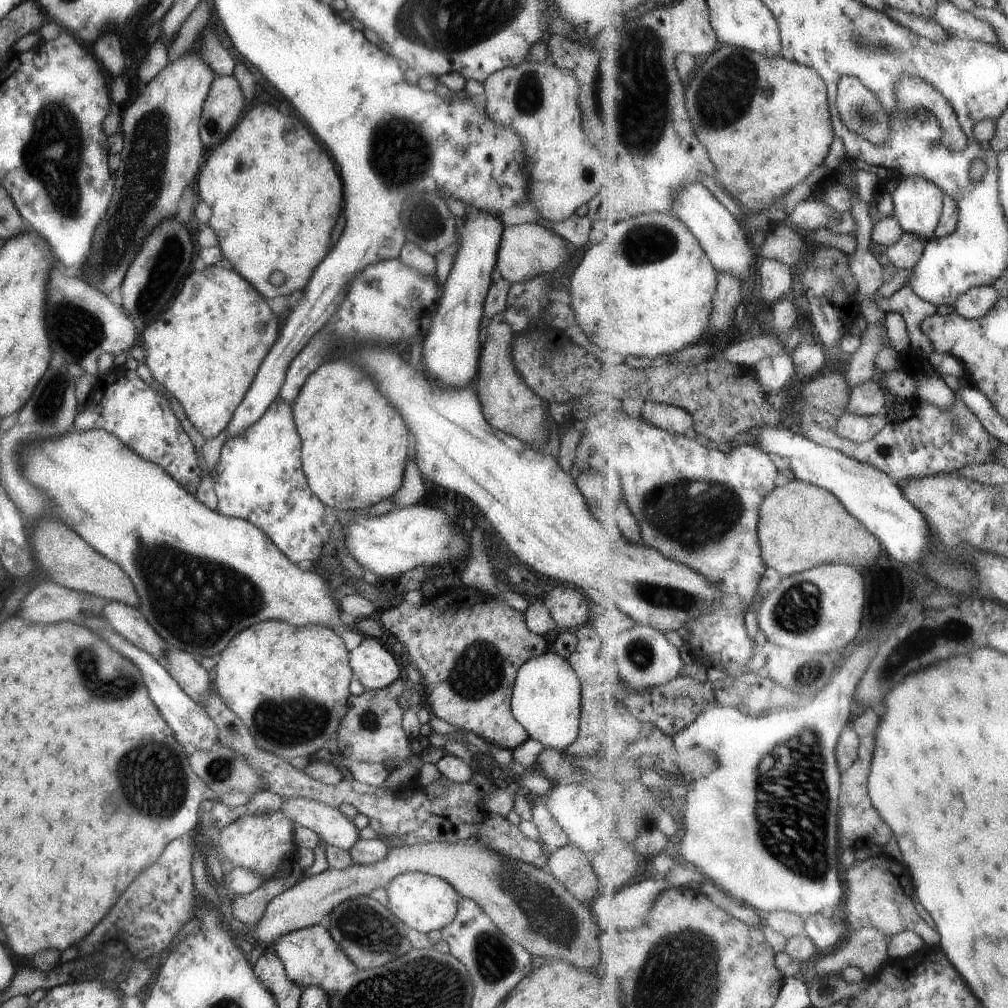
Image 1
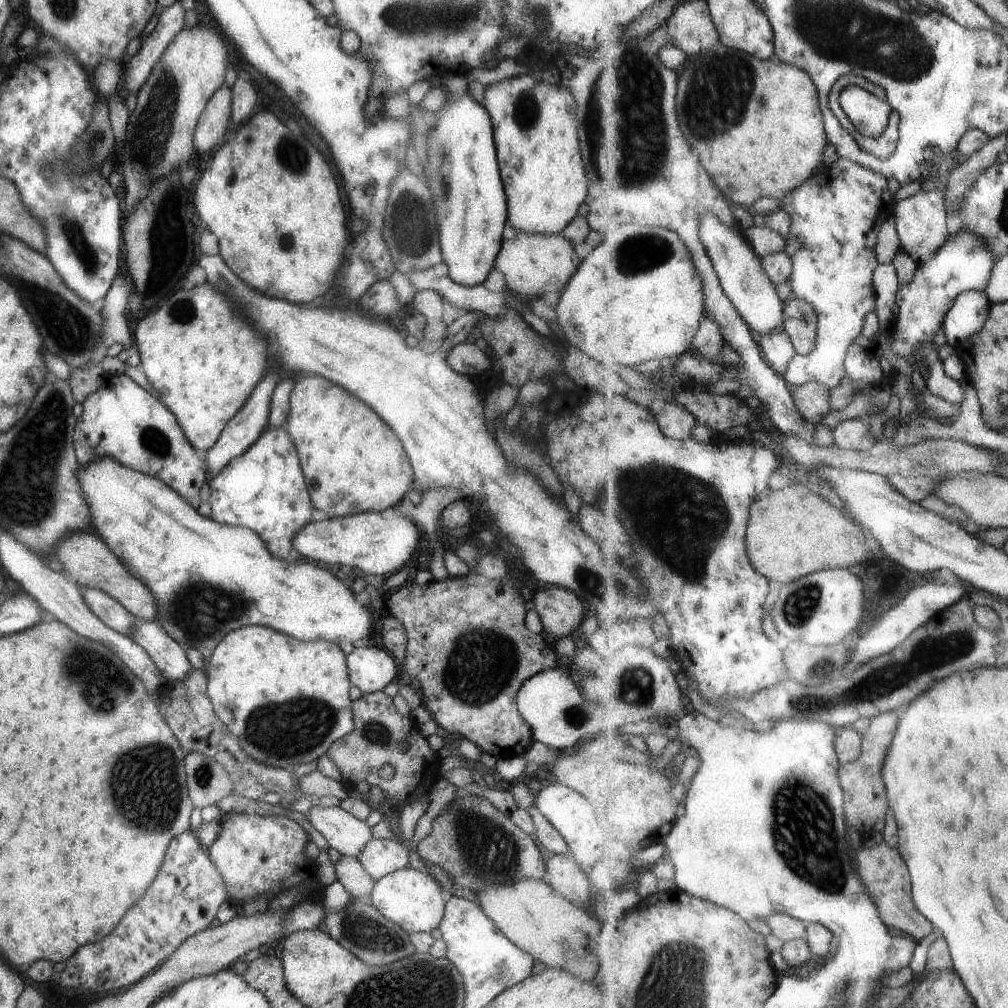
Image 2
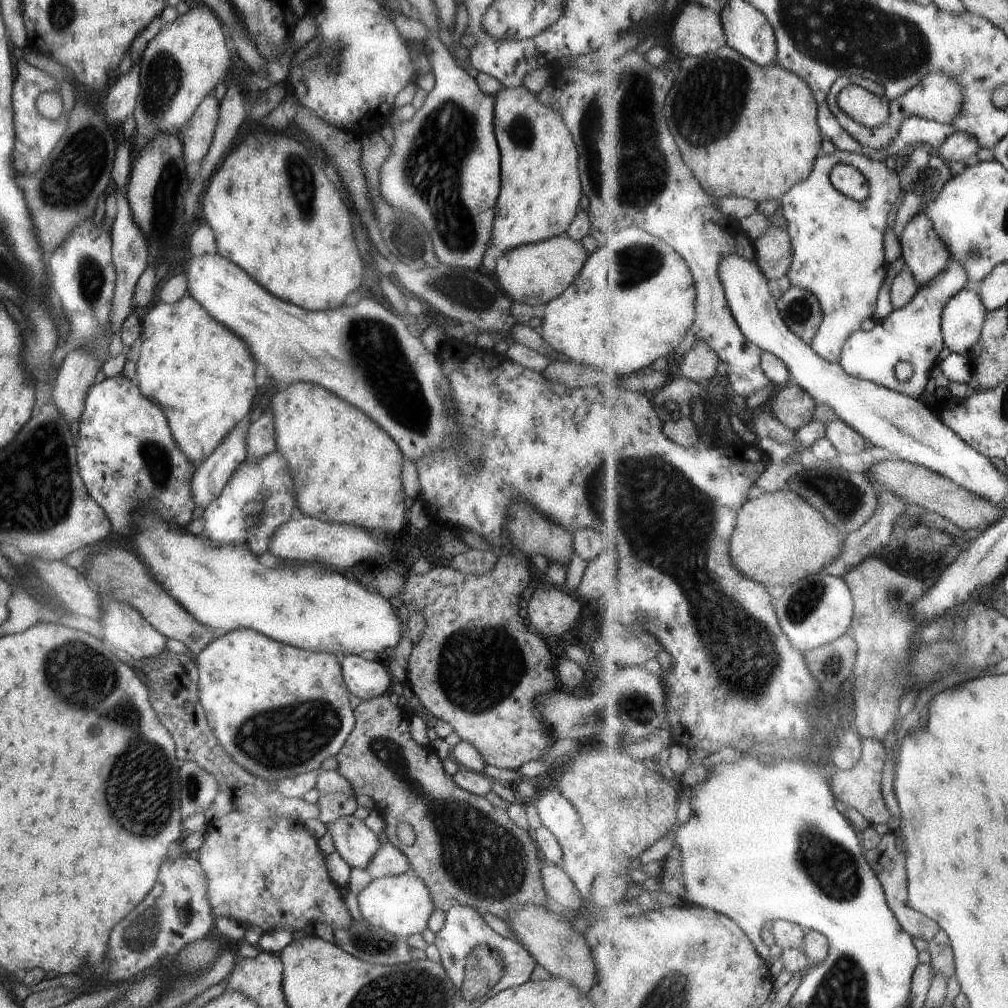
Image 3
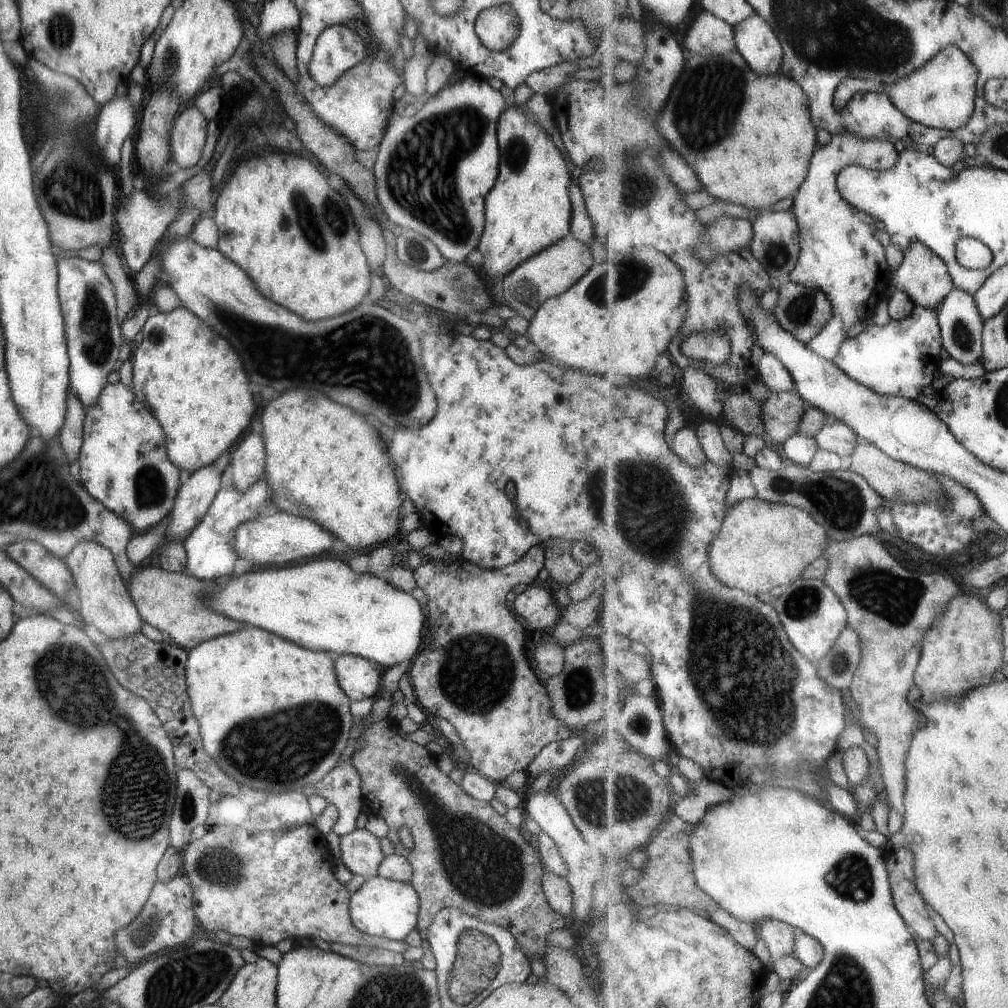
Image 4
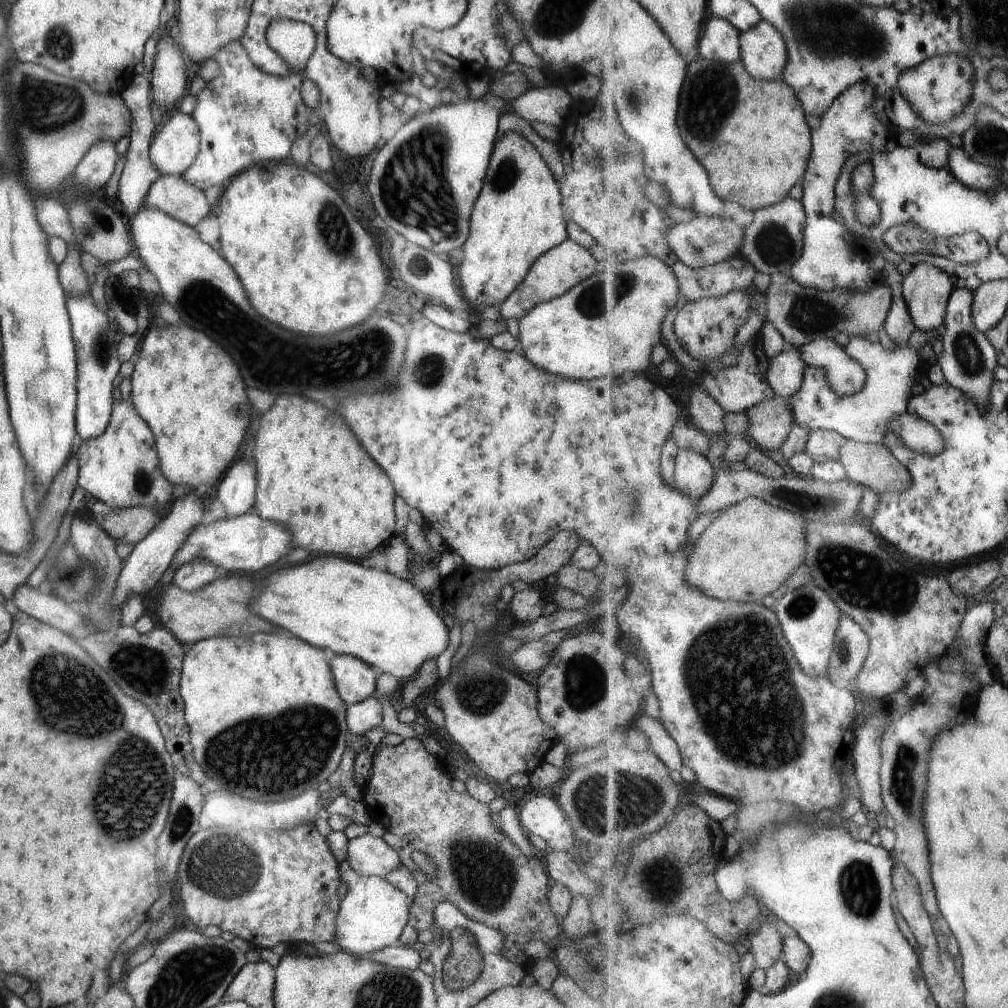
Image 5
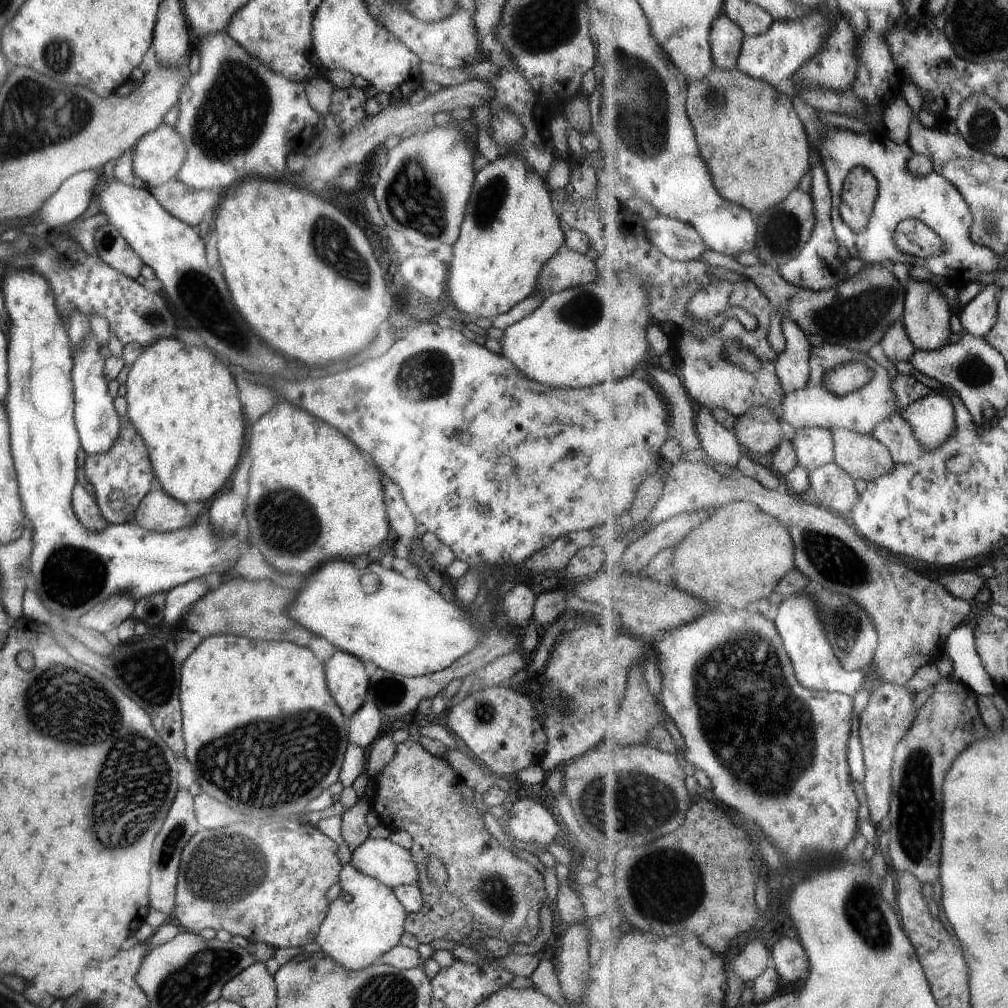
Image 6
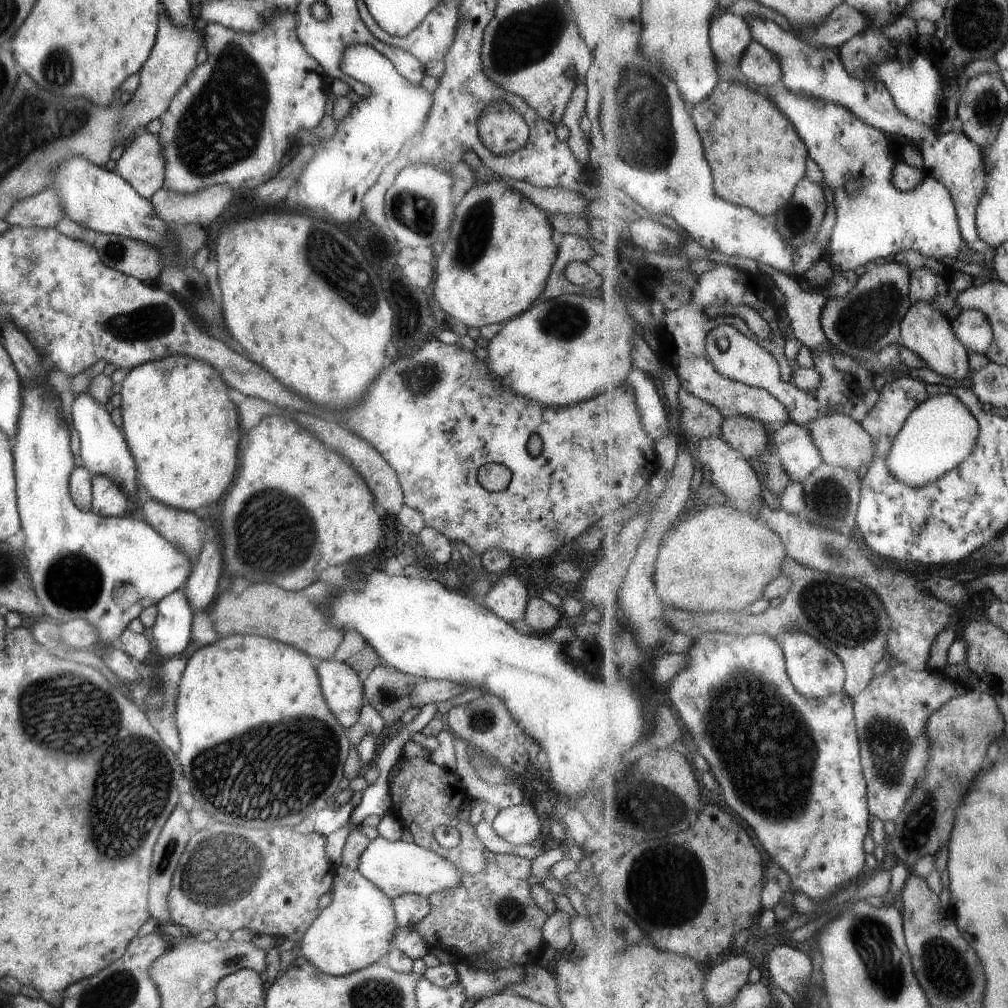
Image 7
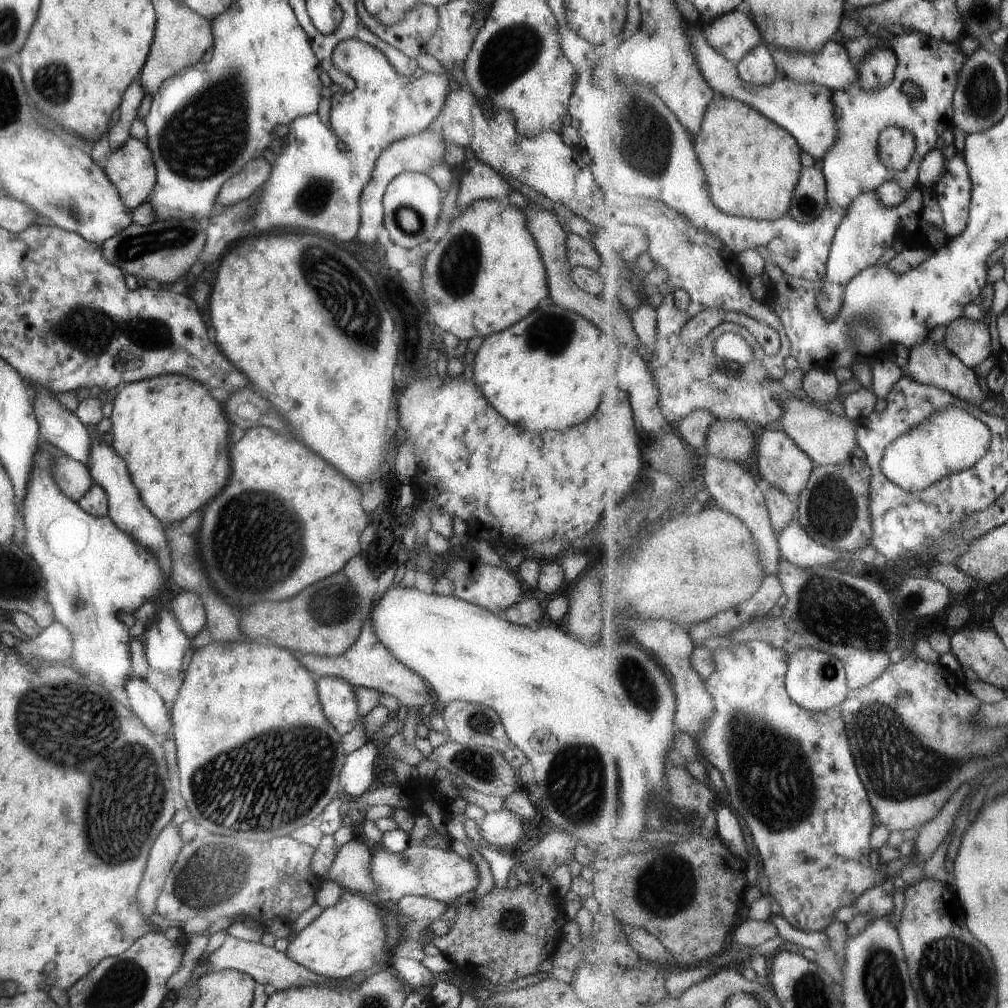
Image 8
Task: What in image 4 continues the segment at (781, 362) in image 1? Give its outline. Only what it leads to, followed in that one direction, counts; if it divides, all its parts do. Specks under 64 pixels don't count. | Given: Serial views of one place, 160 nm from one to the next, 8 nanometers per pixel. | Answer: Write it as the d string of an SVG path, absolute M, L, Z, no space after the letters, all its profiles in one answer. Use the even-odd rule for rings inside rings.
M847 130L830 136L829 144L819 142L807 180L789 208L799 223L802 250L798 265L790 272L788 281L822 290L832 302L832 319L808 344L823 358L833 361L849 330L857 322L872 320L877 304L887 297L893 276L886 249L877 236L881 225L876 218L857 210L842 197L837 186L838 174L849 165L885 172L897 166L900 155L891 141L862 139Z

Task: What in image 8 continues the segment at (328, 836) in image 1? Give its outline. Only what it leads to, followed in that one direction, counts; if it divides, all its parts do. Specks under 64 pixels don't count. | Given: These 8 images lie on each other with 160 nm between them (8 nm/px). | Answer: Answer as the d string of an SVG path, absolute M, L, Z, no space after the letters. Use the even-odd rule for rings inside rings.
M411 842L401 852L394 853L385 847L375 850L371 854L369 872L376 890L376 900L382 905L392 905L405 895L417 895L449 904L465 892L475 890L478 878L474 866L471 860L464 860L451 850Z

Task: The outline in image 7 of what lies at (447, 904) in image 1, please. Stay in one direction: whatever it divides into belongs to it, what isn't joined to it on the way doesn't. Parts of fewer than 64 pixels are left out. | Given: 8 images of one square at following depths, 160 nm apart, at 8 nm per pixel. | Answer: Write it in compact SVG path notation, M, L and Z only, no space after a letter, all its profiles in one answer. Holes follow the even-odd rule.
M341 864L333 868L332 885L330 888L331 902L319 911L317 918L311 922L298 942L299 950L311 965L326 975L348 975L353 971L381 961L390 950L395 949L394 935L398 927L393 901L383 891L380 891L372 882L363 878L359 871L347 868Z

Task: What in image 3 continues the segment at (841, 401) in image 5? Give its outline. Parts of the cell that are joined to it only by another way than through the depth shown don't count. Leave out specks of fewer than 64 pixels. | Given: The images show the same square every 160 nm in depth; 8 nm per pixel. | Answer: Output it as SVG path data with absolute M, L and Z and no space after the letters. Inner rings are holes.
M951 259L947 270L943 270L943 274L935 282L931 282L931 286L919 287L913 302L909 302L901 310L894 310L888 317L877 322L870 331L857 330L843 348L840 366L855 378L922 399L927 394L927 386L932 379L930 373L933 368L939 367L939 354L943 346L946 346L942 332L943 312L951 298L965 291L967 284L967 270L957 260ZM899 362L909 362L914 370L914 375L907 382L901 382L897 378L895 368Z

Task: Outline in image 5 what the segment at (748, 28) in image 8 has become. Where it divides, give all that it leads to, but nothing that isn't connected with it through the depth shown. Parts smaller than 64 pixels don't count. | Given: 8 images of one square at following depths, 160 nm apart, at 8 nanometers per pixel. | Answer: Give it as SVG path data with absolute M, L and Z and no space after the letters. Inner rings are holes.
M713 16L704 28L698 48L699 56L722 63L739 62L742 60L741 37L742 32L727 19Z

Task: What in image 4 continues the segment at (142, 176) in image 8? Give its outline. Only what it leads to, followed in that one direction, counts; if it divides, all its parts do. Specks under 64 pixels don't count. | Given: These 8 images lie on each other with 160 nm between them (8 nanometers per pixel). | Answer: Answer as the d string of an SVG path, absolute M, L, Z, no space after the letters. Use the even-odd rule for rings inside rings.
M195 106L181 108L174 118L168 149L171 161L177 164L179 169L193 166L201 156L201 149L205 144L205 128L208 120Z

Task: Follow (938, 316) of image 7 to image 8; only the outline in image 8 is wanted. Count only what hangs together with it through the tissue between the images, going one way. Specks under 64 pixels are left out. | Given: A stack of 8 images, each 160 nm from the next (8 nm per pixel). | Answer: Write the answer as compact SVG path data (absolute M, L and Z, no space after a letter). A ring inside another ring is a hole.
M927 337L925 341L915 345L910 350L910 360L903 370L904 376L909 375L917 382L942 388L963 400L968 400L978 407L983 398L996 401L997 397L1000 397L1000 394L995 394L991 392L991 390L989 390L993 395L991 397L983 392L983 388L981 388L979 382L977 382L977 374L975 374L975 371L971 367L968 367L956 354L953 354L947 348L944 340L933 342L930 337Z

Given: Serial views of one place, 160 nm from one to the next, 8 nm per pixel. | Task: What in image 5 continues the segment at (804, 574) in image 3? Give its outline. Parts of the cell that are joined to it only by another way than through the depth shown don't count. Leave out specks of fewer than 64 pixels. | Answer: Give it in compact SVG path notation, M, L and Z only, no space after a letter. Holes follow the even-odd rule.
M749 497L725 509L694 540L688 562L689 582L711 596L760 603L806 562L808 526L804 517Z

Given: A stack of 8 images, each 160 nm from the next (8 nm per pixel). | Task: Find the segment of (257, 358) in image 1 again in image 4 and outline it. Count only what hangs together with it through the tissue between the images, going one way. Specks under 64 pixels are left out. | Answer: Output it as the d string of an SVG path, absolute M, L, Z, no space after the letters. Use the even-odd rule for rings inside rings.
M180 304L173 310L164 313L152 312L144 320L140 331L141 341L139 342L139 346L133 347L132 356L129 358L131 364L133 364L132 381L129 387L134 397L139 402L142 402L148 408L148 411L159 421L164 434L167 458L173 466L178 466L184 476L186 476L198 468L213 463L217 456L226 448L229 448L233 442L237 442L237 438L245 432L245 428L247 428L247 424L249 424L249 420L251 420L251 414L253 414L253 410L255 410L253 394L249 391L249 384L247 384L247 374L243 372L241 360L239 360L239 356L231 350L231 346L229 346L223 338L219 338L219 334L213 334L211 328L207 328L207 325L205 325L200 318L197 318L195 314Z

